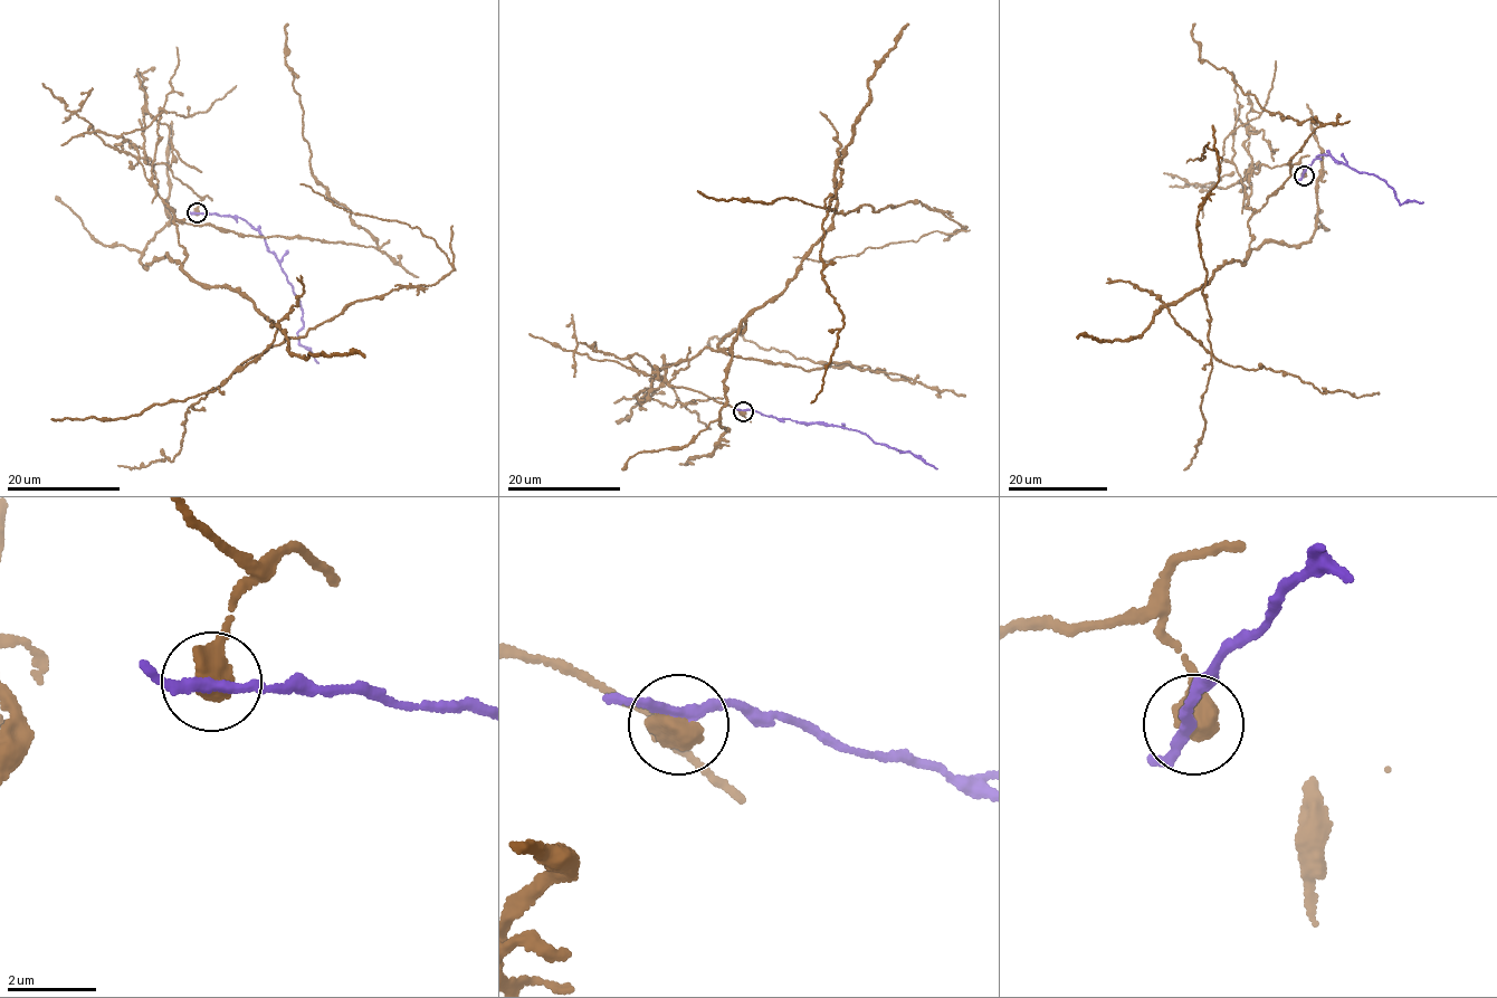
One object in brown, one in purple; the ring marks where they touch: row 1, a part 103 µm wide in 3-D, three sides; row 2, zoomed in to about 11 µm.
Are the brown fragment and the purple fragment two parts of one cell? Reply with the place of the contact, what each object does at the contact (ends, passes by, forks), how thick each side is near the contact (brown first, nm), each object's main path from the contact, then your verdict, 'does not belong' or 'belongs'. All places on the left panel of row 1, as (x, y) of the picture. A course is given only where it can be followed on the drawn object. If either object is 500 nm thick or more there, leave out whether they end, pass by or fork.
(197, 212) | 650/220 nm | brown via (197, 212), (149, 161), (182, 273), (276, 326), (229, 378), (356, 301), (453, 269), (417, 227), (299, 184) | purple via (196, 211), (246, 219), (263, 237), (286, 275), (303, 313), (298, 333), (301, 345), (310, 348), (318, 363) | does not belong

